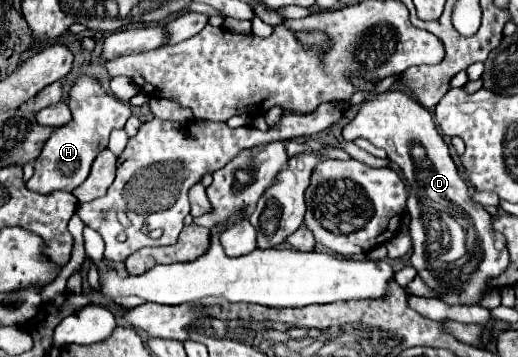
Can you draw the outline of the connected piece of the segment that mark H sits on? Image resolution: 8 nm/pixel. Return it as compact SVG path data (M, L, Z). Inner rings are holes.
M81 77L69 91L69 109L73 111L71 123L59 127L45 143L41 155L35 159L35 173L27 181L27 187L37 193L51 193L51 191L73 191L81 185L95 161L97 153L107 145L109 133L117 127L123 127L131 115L129 105L115 99L107 93L93 77Z

